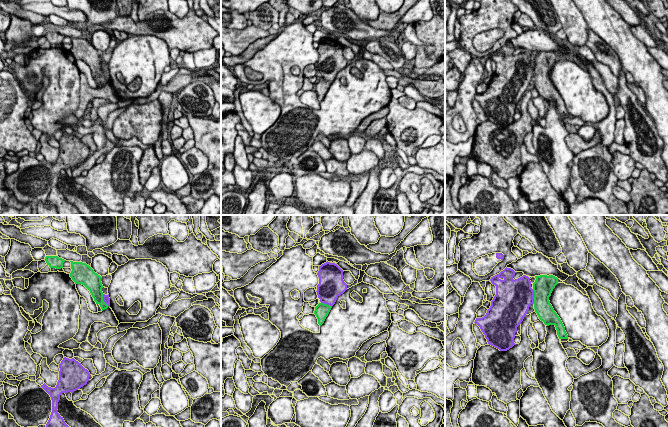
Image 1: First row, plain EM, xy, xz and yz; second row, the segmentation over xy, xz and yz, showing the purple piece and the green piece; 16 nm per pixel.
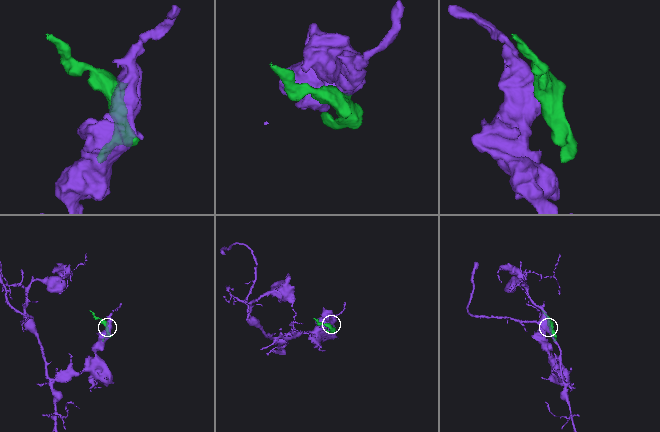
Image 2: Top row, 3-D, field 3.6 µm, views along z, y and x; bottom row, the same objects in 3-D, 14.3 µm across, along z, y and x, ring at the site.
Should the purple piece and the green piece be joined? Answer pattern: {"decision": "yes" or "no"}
{"decision": "no"}

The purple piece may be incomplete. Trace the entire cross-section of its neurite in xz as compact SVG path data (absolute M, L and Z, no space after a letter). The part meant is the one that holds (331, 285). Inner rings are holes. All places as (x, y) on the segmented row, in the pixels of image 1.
M328 261L319 266L316 292L321 303L333 306L337 298L347 290L343 272L337 264Z

